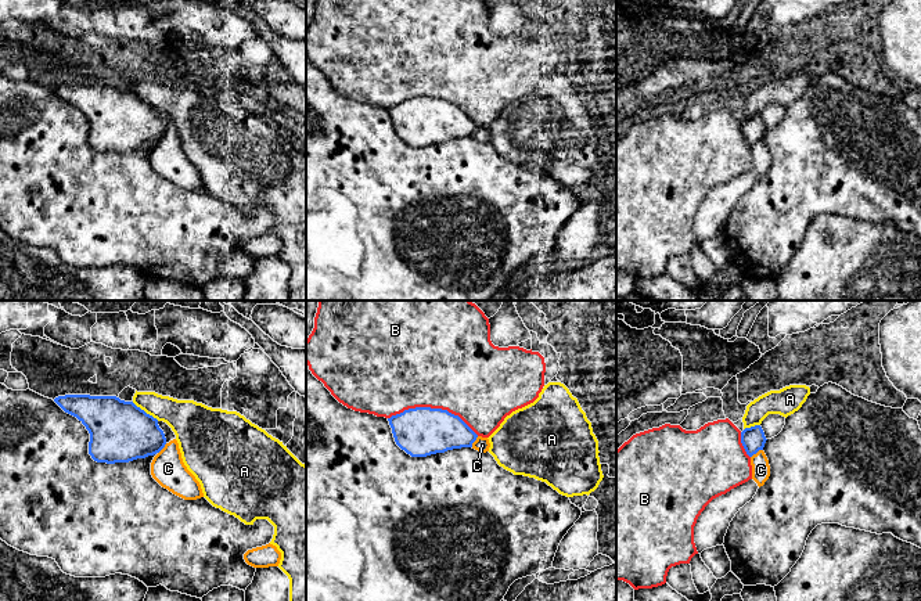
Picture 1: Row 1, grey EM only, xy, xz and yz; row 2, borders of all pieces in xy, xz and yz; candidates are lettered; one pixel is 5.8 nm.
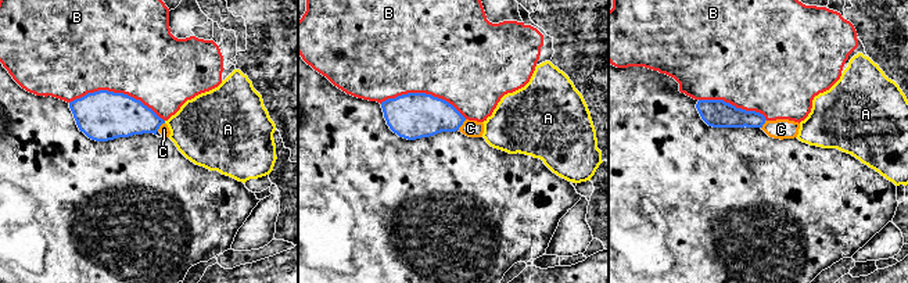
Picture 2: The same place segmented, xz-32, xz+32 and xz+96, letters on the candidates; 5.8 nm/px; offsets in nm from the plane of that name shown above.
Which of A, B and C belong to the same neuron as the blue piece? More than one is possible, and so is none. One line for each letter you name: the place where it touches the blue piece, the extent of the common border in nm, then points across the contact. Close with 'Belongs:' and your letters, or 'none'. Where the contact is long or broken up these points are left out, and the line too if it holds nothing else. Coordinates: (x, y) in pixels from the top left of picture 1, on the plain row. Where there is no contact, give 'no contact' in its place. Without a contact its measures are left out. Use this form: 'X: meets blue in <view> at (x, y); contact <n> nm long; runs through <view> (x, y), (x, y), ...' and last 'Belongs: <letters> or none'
Belongs: none

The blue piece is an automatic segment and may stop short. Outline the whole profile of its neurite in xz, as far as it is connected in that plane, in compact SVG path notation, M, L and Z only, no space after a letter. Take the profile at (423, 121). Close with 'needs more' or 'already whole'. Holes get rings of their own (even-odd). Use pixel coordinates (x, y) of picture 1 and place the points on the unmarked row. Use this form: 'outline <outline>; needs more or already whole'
outline M415 97L388 108L396 134L411 147L472 137L478 125L447 100Z; already whole

